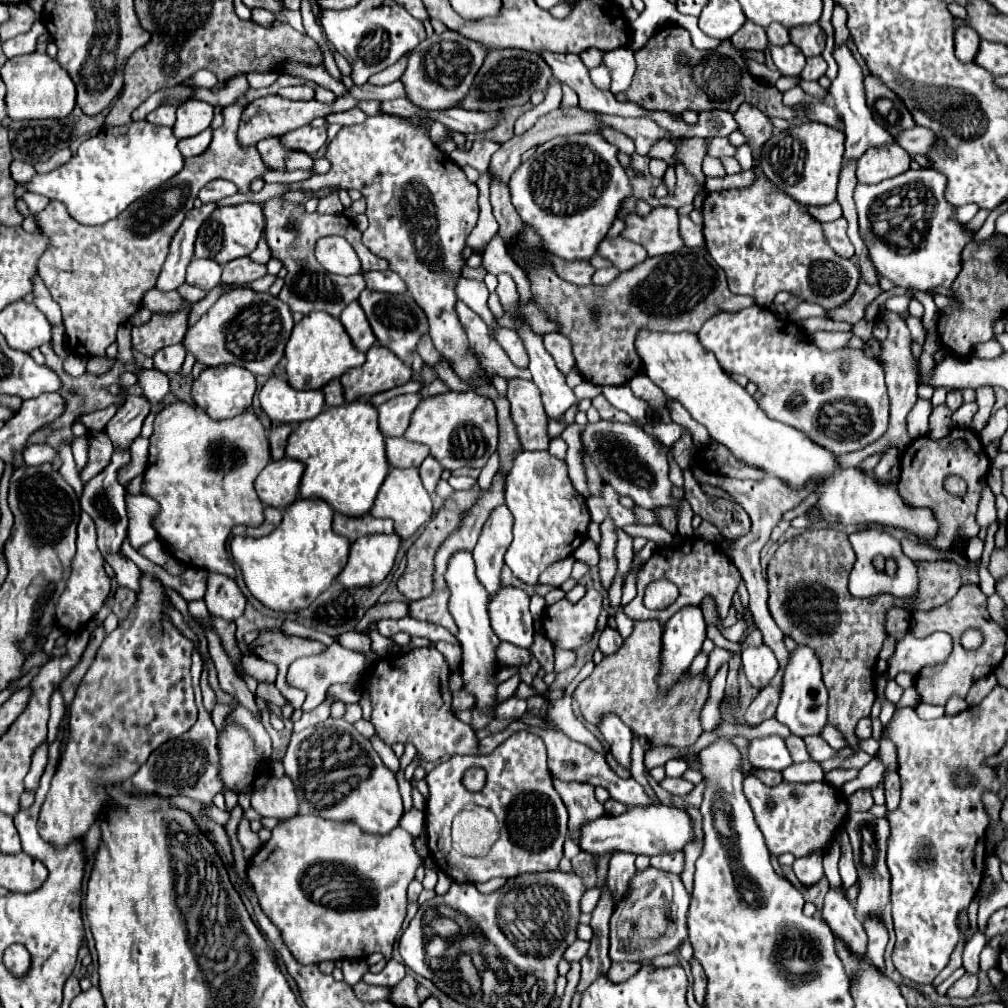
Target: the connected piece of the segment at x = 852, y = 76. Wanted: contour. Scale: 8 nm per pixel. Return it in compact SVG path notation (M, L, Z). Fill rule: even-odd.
M839 46L839 48L833 50L833 58L835 58L837 64L839 64L839 74L837 74L837 78L831 82L829 94L833 96L835 110L837 110L837 114L841 116L843 132L845 132L845 136L847 136L847 140L845 140L845 154L843 154L843 168L845 168L845 164L857 162L859 156L863 156L869 148L893 142L893 136L891 136L889 132L885 132L885 128L881 128L881 126L873 120L873 116L871 116L871 112L869 112L867 104L865 104L863 74L861 74L861 68L859 68L859 64L855 62L851 50L849 50L847 46Z

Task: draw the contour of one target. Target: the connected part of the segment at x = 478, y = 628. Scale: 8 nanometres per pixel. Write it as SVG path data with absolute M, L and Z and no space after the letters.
M457 552L451 562L449 562L449 570L445 574L445 580L449 584L451 590L451 600L449 600L449 612L455 618L457 626L459 626L459 634L457 640L461 644L463 650L463 660L461 660L461 680L463 680L463 690L469 692L475 698L475 710L479 710L481 714L493 716L499 700L497 700L497 656L495 650L499 646L499 638L495 636L491 624L489 624L489 614L487 614L487 604L489 604L489 596L485 594L485 588L479 584L477 576L475 576L475 562L471 552Z

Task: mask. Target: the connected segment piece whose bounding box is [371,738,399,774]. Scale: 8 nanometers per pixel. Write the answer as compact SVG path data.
M373 738L371 742L373 742L373 748L377 750L377 754L381 756L381 760L397 774L397 772L399 772L399 758L393 754L391 746L387 746L387 744L385 744L383 740L379 740L379 738Z

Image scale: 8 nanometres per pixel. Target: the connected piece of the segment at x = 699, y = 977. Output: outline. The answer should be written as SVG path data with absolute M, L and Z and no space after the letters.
M691 958L691 974L693 974L693 990L695 990L695 1000L701 1004L703 998L705 998L705 986L707 986L707 980L705 980L705 972L701 968L701 964L697 962L697 958Z

